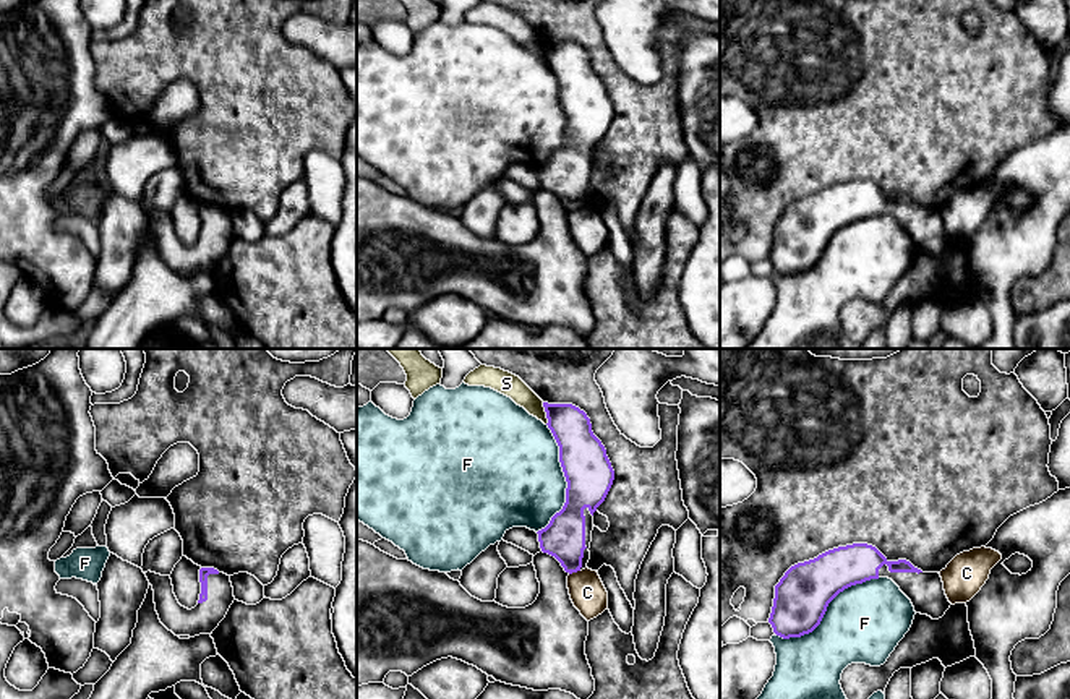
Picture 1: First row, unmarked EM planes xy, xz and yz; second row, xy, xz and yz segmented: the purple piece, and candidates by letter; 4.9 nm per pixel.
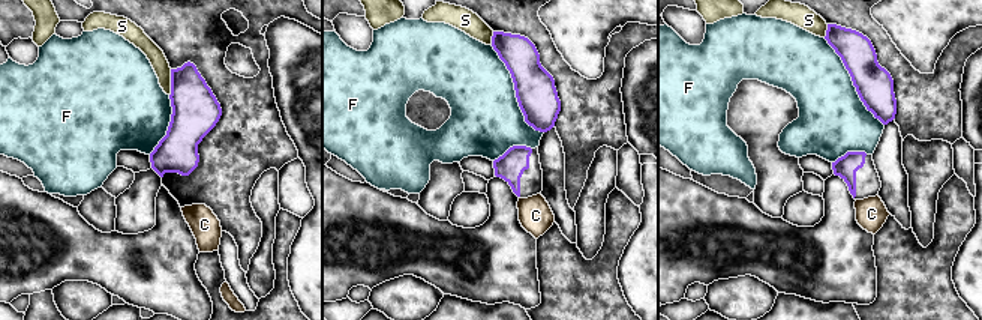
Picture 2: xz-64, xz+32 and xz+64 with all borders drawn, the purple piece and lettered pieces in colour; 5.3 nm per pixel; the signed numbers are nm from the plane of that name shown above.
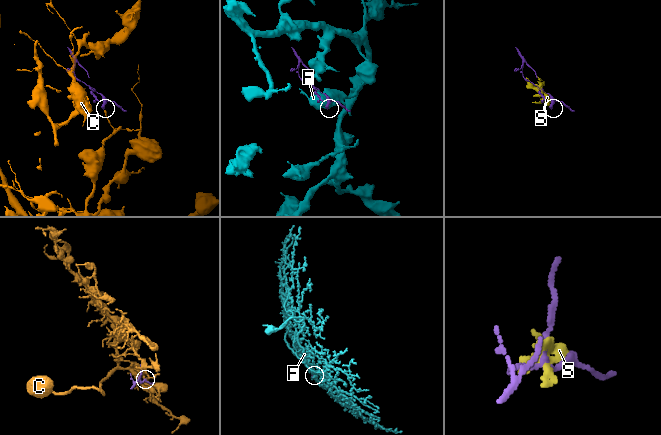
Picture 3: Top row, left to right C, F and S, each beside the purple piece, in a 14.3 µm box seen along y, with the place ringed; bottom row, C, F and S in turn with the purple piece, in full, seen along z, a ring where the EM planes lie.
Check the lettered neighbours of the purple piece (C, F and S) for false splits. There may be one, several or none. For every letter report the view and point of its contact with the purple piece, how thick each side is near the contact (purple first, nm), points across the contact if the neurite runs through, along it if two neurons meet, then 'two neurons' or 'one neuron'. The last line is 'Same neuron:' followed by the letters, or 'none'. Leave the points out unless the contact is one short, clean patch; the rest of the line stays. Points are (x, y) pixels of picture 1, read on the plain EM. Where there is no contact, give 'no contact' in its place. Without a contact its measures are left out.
C: contact xz (574, 208); calibres 200 and 180 nm; border xz (579, 206), (569, 211); two neurons
F: contact yz (826, 247); calibres 280 and 380 nm; two neurons
S: contact xz (547, 51); calibres 220 and 120 nm; two neurons
Same neuron: none

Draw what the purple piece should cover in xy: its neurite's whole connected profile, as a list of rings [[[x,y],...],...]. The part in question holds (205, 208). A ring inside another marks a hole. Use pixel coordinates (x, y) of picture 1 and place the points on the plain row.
[[[214,204],[199,206],[201,230],[191,247],[178,240],[170,212],[144,211],[154,227],[159,256],[175,272],[212,271],[235,237],[230,212]]]

